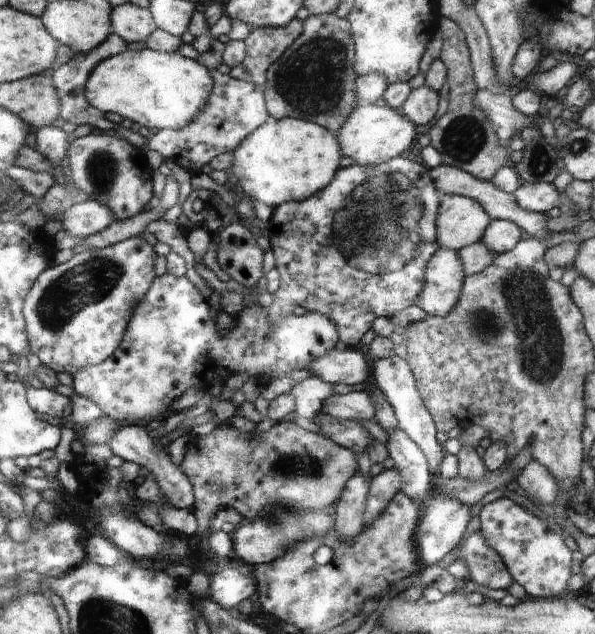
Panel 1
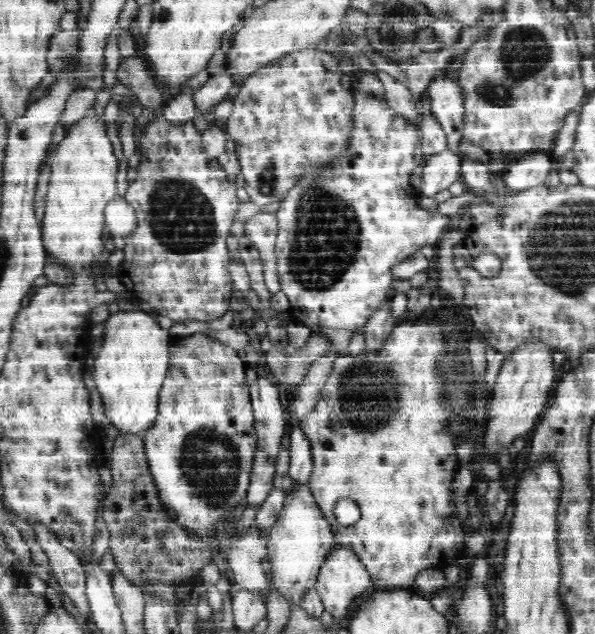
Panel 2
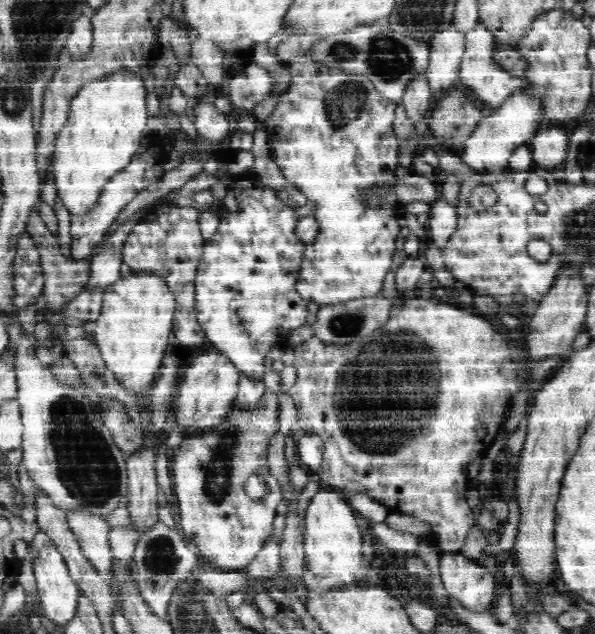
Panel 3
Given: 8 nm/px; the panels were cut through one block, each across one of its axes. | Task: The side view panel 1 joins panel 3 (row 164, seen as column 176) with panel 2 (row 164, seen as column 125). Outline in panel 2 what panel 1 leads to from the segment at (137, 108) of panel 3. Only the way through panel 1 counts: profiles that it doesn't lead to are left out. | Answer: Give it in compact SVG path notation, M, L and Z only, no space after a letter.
M86 116L69 127L66 136L57 144L50 160L50 178L45 198L45 213L41 220L42 245L46 256L62 262L70 272L92 268L96 256L104 252L104 208L116 194L116 174L119 162L114 156L112 143L108 139L104 119L101 116Z

